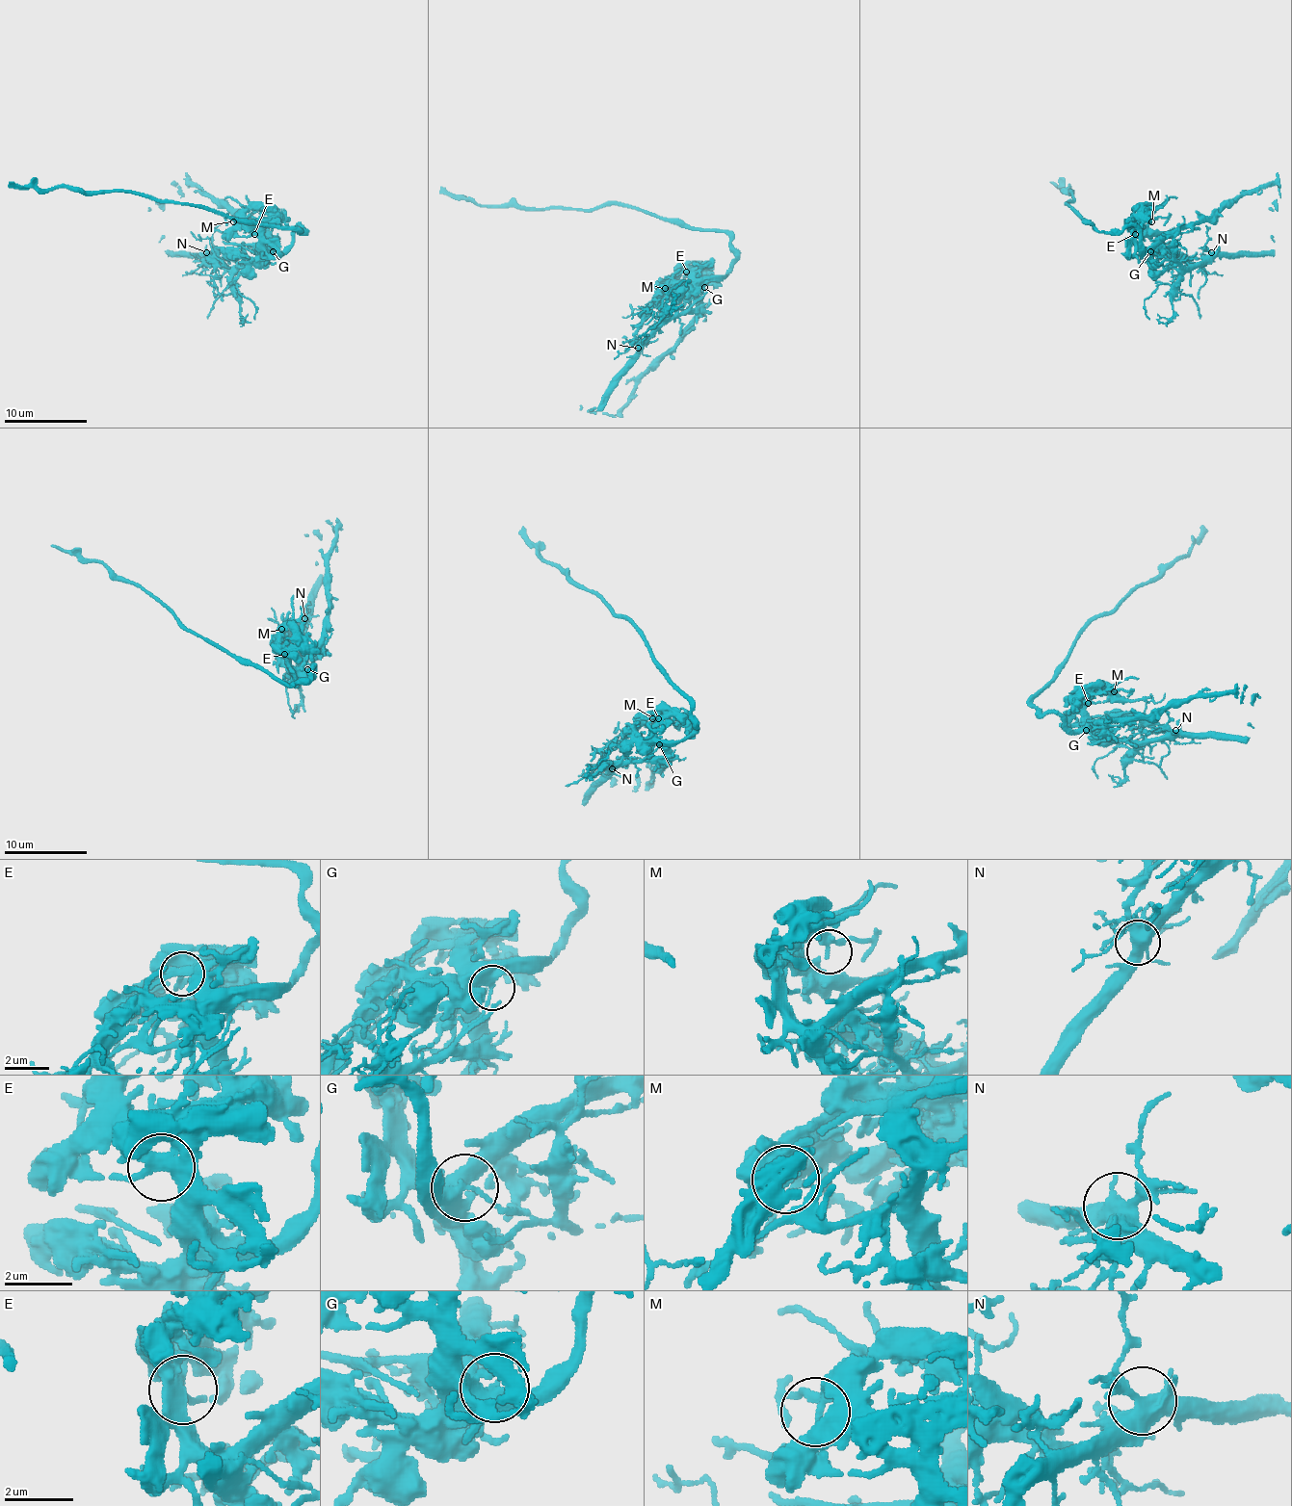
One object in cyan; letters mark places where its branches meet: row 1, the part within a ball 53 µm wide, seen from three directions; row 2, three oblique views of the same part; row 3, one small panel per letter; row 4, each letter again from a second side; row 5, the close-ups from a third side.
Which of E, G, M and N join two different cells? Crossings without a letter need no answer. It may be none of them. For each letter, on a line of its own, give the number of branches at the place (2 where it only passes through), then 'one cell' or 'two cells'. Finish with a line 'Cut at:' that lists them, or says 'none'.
E: branches 2; one cell
G: branches 4; two cells
M: branches 2; one cell
N: branches 5; one cell
Cut at: G

